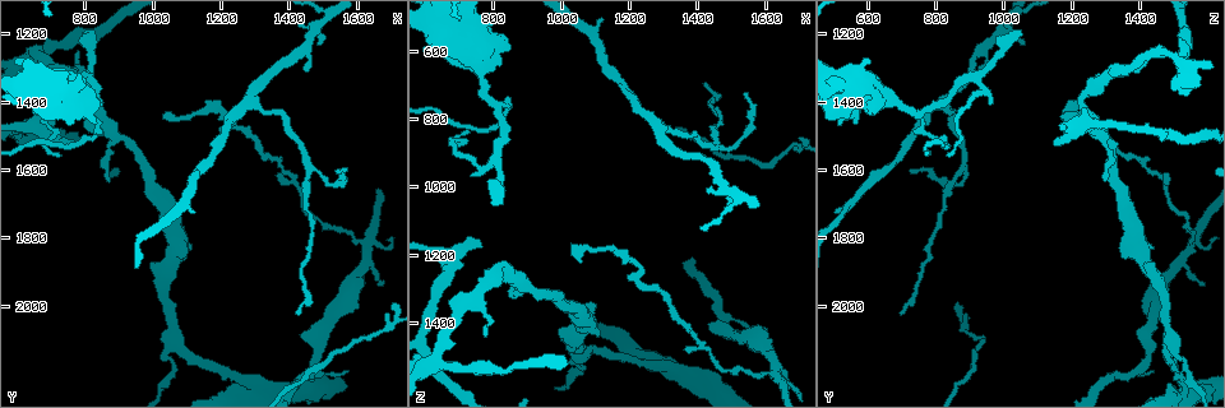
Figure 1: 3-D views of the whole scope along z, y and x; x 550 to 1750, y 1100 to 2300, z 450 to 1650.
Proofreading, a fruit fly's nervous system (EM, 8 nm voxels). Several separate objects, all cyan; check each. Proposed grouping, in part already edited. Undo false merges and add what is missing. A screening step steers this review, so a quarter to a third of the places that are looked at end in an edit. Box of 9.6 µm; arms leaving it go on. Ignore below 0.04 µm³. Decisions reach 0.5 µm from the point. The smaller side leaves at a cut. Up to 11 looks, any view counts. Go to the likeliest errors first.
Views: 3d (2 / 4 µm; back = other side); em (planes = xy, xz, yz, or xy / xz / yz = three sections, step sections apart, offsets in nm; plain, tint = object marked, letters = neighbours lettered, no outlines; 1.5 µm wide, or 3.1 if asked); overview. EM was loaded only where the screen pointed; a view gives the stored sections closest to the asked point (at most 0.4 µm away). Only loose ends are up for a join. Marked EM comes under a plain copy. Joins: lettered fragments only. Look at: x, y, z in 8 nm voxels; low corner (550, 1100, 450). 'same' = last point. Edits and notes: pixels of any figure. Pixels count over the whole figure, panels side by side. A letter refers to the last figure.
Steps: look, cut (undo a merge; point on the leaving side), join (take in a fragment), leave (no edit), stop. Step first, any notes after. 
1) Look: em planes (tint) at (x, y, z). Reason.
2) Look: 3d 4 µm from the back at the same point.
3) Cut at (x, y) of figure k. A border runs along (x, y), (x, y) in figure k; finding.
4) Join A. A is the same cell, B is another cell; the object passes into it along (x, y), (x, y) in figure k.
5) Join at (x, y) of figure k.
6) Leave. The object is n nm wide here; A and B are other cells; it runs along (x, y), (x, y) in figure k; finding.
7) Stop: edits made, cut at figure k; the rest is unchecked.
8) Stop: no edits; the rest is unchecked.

Look: em xy step 8 (tint) at (1270, 2220, 1530). Thick turns thin.

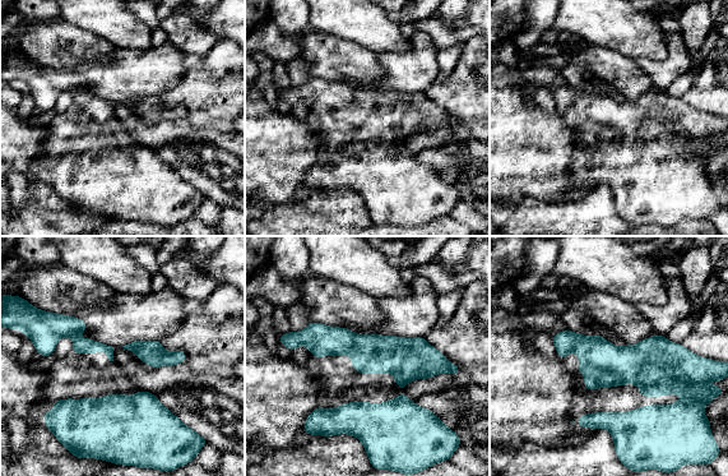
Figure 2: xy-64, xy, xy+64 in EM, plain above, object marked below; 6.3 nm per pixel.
Look: em planes (letters) at the same point. Another direction.

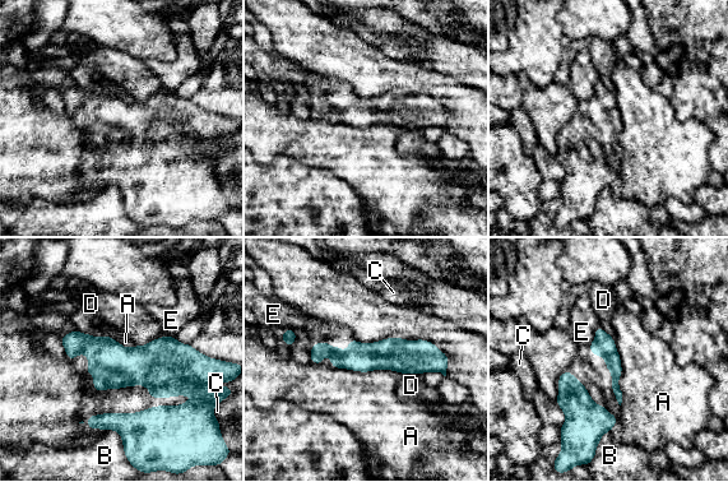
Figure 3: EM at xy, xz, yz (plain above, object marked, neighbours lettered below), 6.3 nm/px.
Leave. The object is 190 nm wide here; A, B, C, D and E are other cells; a border runs along (612, 338), (621, 367), (620, 406) in figure 3; all the same neuron.

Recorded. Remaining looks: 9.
Look: em planes (letters) at (760, 1510, 1180). Branch stops here.

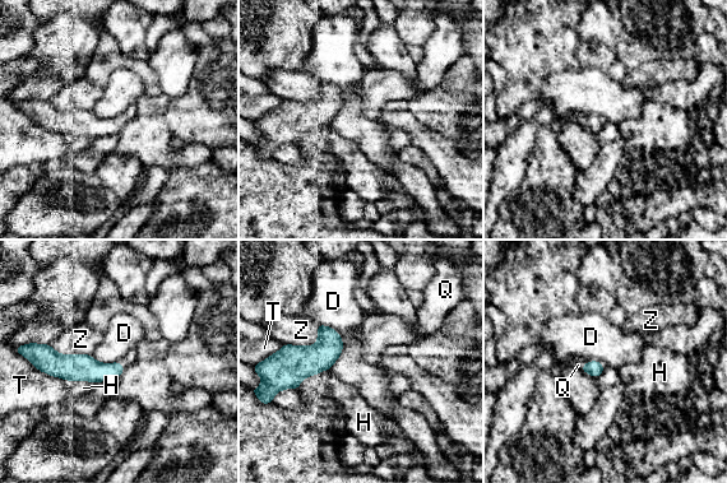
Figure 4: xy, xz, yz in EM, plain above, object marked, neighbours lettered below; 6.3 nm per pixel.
Join Q. Q is the same cell, D, H, T and Z are other cells; the object passes into it along (594, 368), (586, 363), (578, 362) in figure 4; the neuron continues.

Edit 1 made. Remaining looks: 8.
Look: overview.

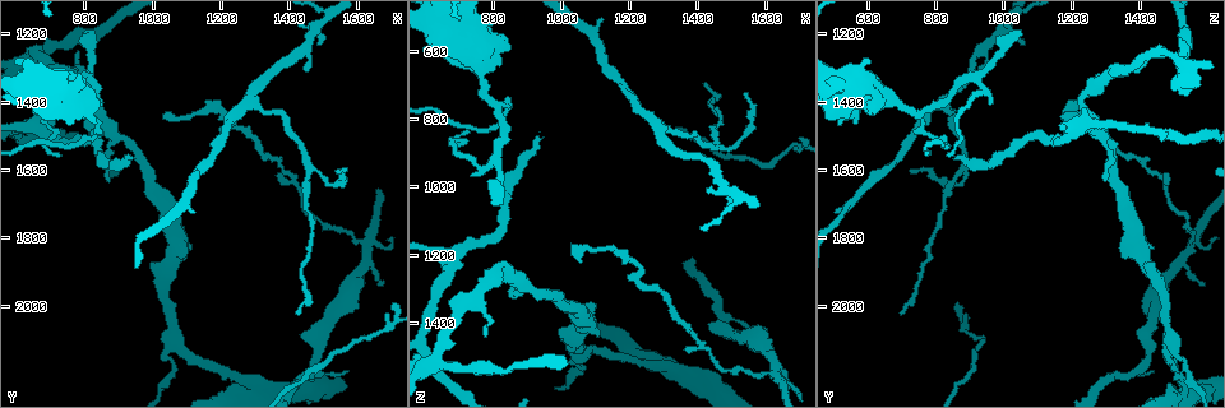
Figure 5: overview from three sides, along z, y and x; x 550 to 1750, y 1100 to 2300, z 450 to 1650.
Look: em planes (letters) at (940, 1550, 860). An open end.

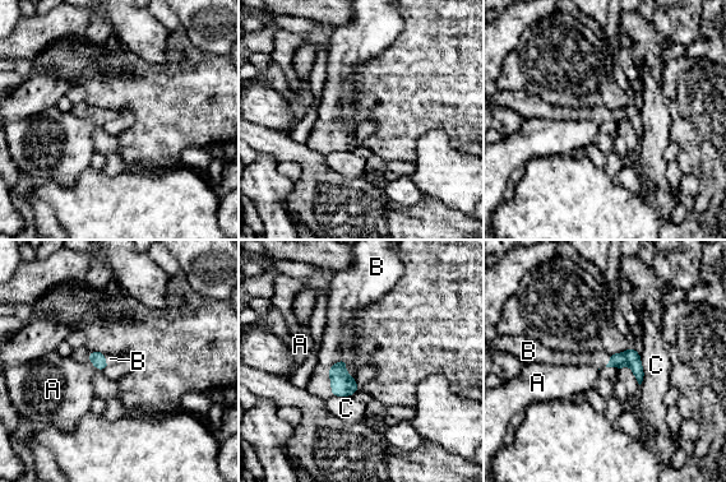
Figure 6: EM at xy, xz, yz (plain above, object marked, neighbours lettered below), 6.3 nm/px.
Join B. B is the same cell, A and C are other cells; the object passes into it along (342, 384), (338, 361), (340, 339) in figure 6; the neuron continues.

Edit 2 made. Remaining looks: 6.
Look: em planes (letters) at (630, 1260, 1500). Three arms meet.

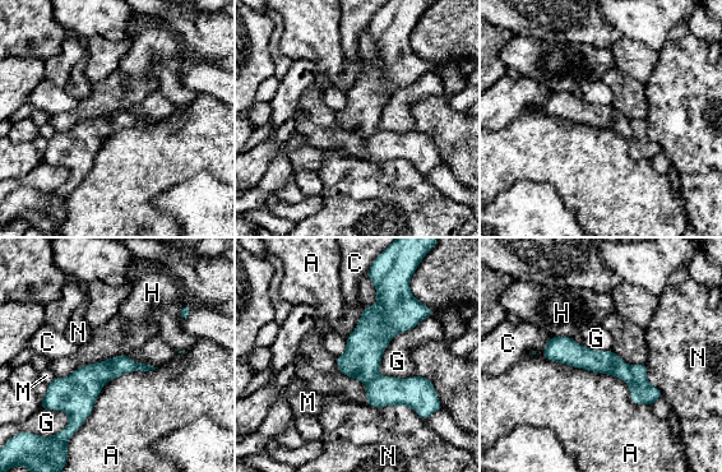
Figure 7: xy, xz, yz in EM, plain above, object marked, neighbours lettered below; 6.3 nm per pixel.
Cut at (642, 392) of figure 7. A, C, G, H, M and N are other cells; a border runs along (632, 366), (632, 383), (629, 385) in figure 7; a second neuron is stuck on.

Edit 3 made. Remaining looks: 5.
Stop: edits made, join at figure 4, join at figure 6, cut at figure 7; the rest is unchecked.

